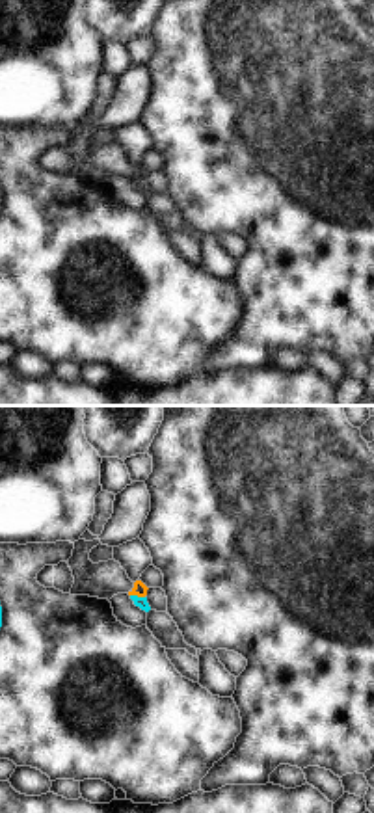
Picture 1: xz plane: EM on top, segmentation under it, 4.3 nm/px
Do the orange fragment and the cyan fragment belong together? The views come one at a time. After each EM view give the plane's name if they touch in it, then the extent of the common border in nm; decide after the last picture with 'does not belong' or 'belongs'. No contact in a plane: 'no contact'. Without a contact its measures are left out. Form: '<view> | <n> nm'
xz | 70 nm

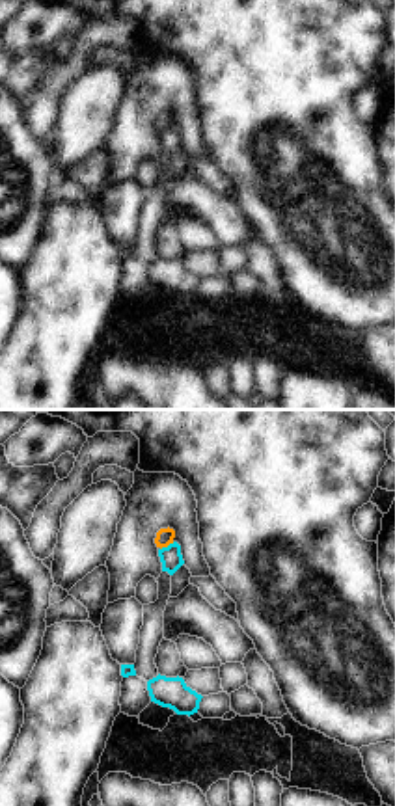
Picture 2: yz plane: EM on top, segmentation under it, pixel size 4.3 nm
yz | 70 nm

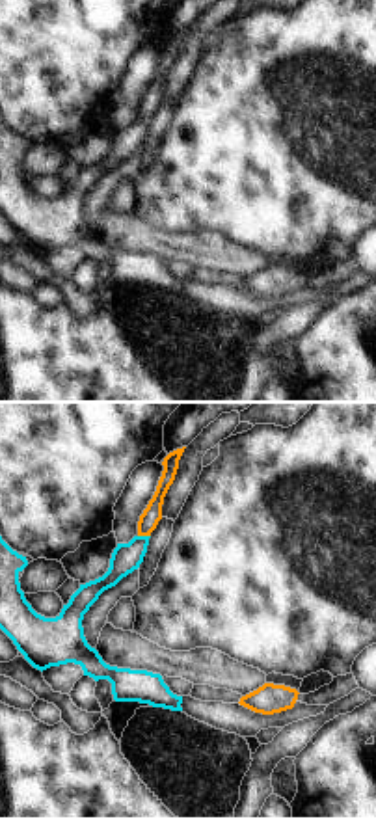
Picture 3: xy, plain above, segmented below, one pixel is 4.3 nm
xy | 60 nm

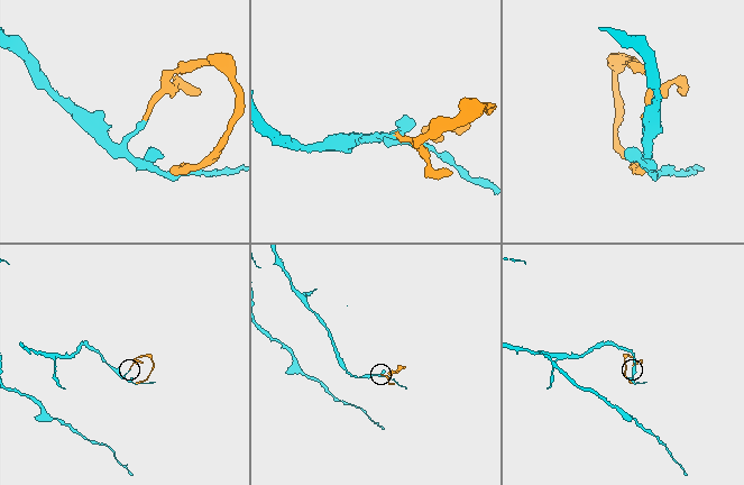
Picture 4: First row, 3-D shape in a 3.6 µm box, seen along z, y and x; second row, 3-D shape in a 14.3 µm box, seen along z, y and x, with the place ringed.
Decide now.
does not belong

